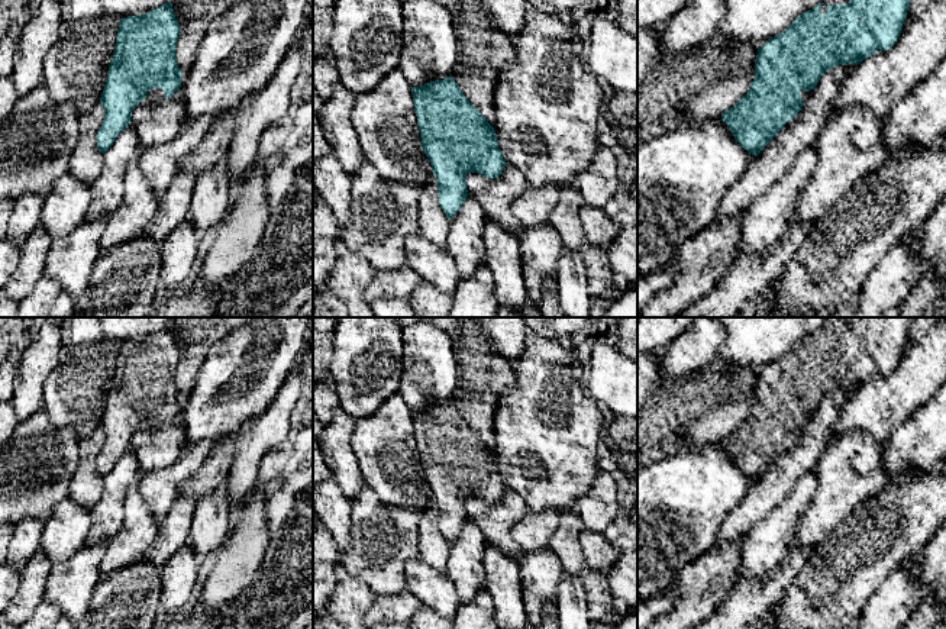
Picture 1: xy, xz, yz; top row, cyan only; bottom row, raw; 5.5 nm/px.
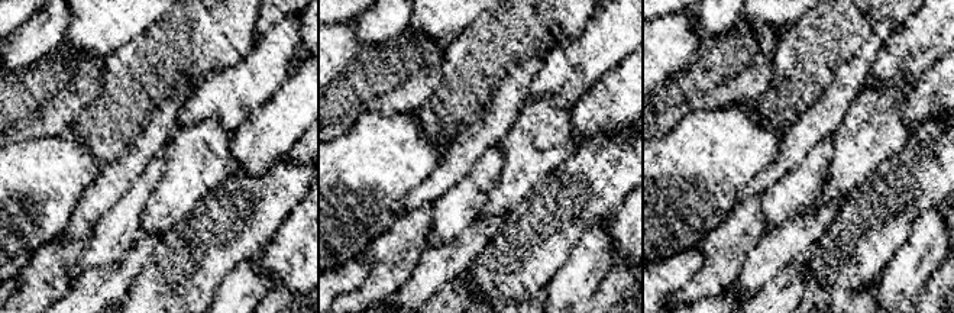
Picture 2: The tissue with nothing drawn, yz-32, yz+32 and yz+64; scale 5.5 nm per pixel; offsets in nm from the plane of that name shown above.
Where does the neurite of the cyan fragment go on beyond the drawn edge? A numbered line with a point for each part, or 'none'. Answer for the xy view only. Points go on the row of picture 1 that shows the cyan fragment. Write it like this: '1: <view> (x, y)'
1: xy (154, 94)

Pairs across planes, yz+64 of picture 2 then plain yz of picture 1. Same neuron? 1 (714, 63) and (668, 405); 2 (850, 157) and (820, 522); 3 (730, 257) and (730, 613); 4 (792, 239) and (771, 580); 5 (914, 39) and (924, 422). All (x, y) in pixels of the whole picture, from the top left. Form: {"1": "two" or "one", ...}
{"1": "one", "2": "one", "3": "two", "4": "one", "5": "two"}

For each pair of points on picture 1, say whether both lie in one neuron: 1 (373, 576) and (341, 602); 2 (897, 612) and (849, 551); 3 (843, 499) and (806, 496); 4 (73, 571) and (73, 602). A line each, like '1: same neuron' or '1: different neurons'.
1: different neurons
2: different neurons
3: different neurons
4: same neuron

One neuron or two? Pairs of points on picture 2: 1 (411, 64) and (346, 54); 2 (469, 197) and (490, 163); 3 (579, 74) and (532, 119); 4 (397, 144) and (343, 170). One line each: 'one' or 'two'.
1: two
2: one
3: two
4: one

